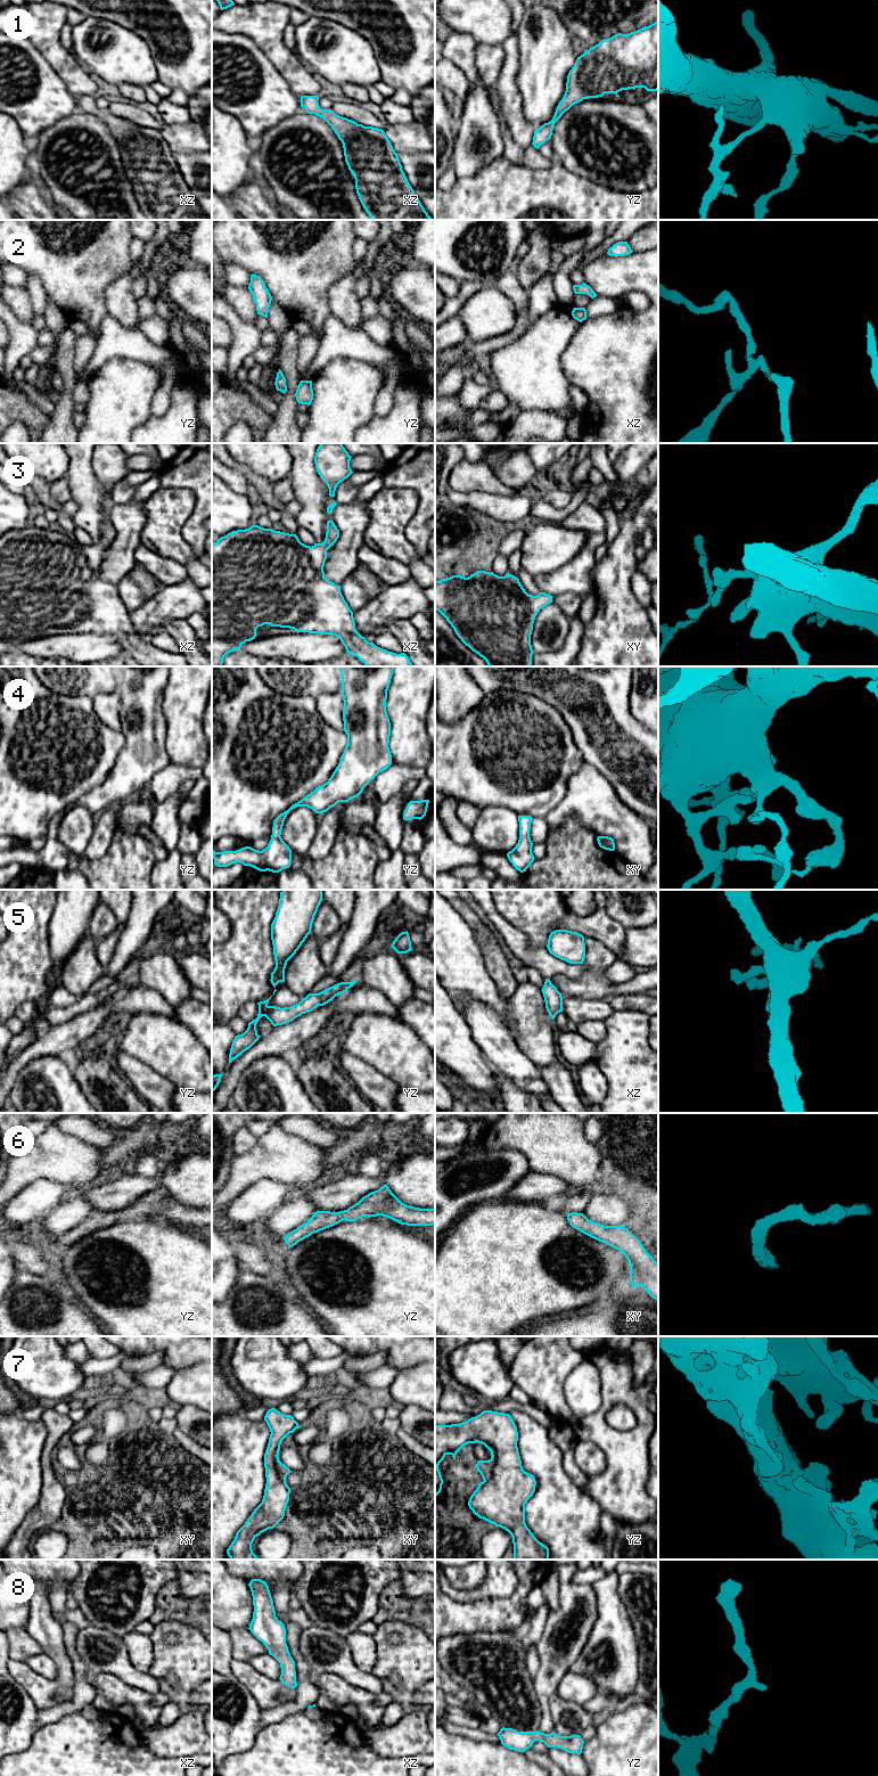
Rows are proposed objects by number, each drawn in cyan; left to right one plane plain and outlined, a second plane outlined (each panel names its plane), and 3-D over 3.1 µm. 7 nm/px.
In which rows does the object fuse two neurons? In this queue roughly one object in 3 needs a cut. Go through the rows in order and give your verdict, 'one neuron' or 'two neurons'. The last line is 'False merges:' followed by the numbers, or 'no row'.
1: one neuron
2: one neuron
3: one neuron
4: one neuron
5: one neuron
6: one neuron
7: two neurons
8: one neuron
False merges: 7

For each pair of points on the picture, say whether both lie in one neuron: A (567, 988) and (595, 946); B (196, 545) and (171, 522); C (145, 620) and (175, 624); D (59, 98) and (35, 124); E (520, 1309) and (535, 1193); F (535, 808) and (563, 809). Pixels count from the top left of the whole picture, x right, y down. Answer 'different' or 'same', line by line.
A: same
B: different
C: different
D: same
E: different
F: different

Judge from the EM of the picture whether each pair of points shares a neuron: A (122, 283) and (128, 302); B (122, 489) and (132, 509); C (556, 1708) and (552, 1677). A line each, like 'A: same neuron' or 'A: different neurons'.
A: same neuron
B: different neurons
C: different neurons

